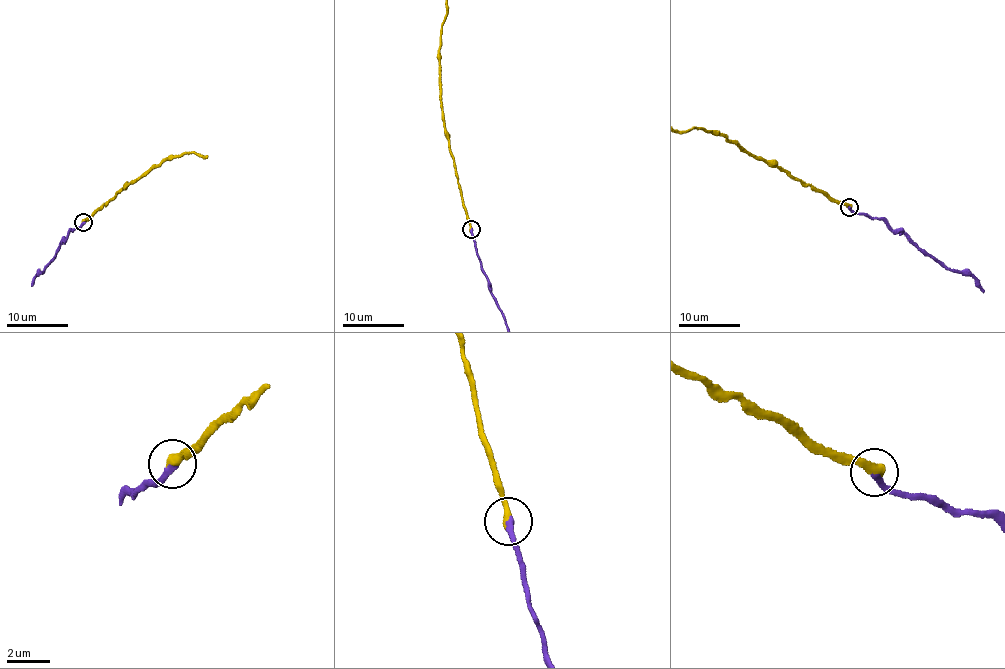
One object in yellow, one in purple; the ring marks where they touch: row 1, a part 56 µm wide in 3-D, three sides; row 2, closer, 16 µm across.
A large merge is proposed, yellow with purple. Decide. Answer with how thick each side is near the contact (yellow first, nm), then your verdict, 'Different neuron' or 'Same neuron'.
Thickness 440 nm (yellow) against 280 nm. Same neuron

